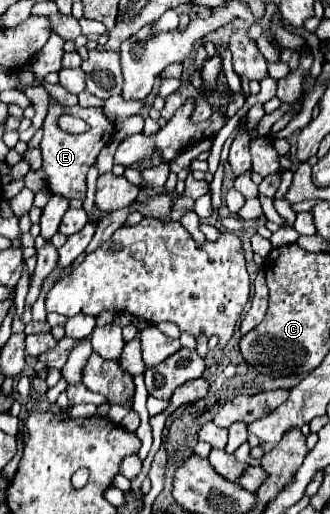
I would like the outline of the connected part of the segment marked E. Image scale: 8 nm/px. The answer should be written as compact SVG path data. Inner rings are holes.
M49 99L49 109L47 117L43 123L43 139L41 139L41 153L43 153L43 171L47 173L47 183L51 193L59 193L67 199L85 199L85 177L89 167L95 163L99 151L111 141L113 137L113 125L111 121L103 115L103 109L85 109L85 107L65 107L57 103L55 99ZM69 113L73 117L79 117L87 121L89 131L83 135L71 135L65 133L57 127L57 117Z

